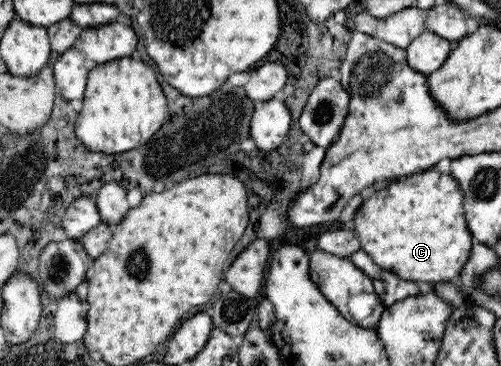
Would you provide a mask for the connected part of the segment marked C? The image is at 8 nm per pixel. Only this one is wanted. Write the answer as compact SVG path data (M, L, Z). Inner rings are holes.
M425 171L421 175L409 175L401 181L387 185L387 189L377 191L369 197L353 219L353 227L359 233L361 247L367 251L376 265L393 271L401 279L414 282L425 281L432 285L439 282L451 282L455 275L463 269L471 253L471 233L465 221L463 209L463 191L457 185L457 179L451 175L443 175L439 171Z

